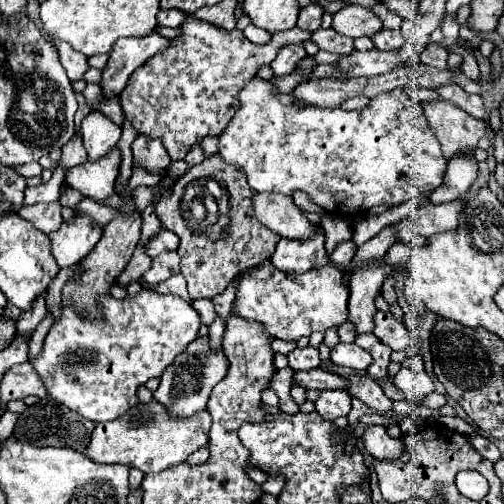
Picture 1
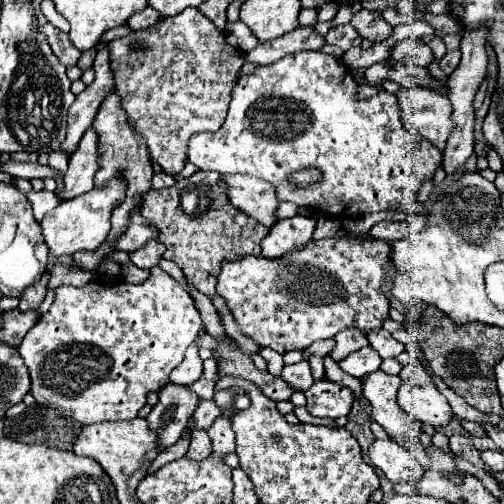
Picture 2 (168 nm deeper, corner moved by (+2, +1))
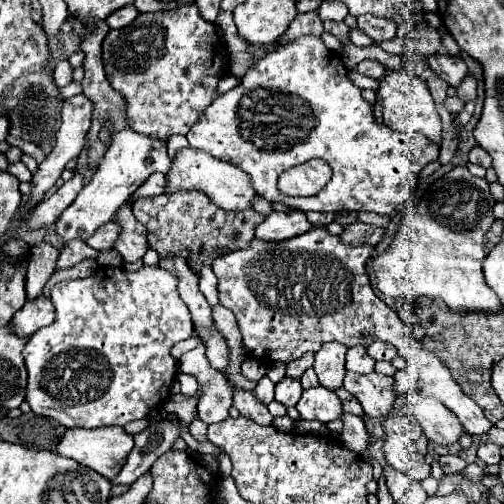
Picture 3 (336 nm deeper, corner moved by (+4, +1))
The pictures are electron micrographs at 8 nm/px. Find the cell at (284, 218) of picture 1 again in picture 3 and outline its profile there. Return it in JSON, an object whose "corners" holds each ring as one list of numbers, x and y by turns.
{"corners":[[194,148,178,150,172,164,170,164,170,170,166,174,164,194,174,194,180,190,204,192,218,208,232,210,232,212,250,208,250,204,256,196,252,186,250,186,250,178,242,170,238,170,236,166,230,166,228,162,222,162,222,160,202,152,202,150,194,150]]}

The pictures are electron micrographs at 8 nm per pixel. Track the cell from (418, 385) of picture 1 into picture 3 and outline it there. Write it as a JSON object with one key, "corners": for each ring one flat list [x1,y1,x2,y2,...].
{"corners":[[412,392,406,396,404,410,412,410,426,438,440,446,448,448,456,444,464,434,464,428,458,422,458,418,454,418,454,414,450,414,450,410,434,398,422,398,416,392]]}

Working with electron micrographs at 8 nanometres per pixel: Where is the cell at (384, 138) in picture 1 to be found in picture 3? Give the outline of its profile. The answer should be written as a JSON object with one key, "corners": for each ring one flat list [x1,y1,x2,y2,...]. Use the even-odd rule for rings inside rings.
{"corners":[[302,36,302,38,296,38,294,42,282,44,282,46,276,48,274,52,266,54,264,58,260,58,260,60,244,74,244,78,240,80,240,84,238,84,236,88,232,88,232,90,228,90,226,94,218,96,216,102,212,102,212,106,208,106,208,110,202,114,202,118,190,128,190,132,186,134,186,138,188,138,190,146,208,152,208,154,214,156,214,158,220,158,220,160,224,160,224,162,230,162,230,164,238,166,242,172,246,172,246,174,250,176,250,182,252,182,252,186,254,186,254,192,256,192,258,196,270,200,270,202,282,202,282,204,286,204,286,206,290,206,290,208,304,210,304,212,308,212,308,210,314,210,314,212,342,212,342,210,350,210,350,212,356,210,356,212,360,212,360,210,366,210,366,212,376,212,376,214,386,214,386,216,398,216,398,214,402,214,406,202,413,200,415,197,420,170,422,170,428,162,438,160,438,150,440,150,440,146,434,144,434,142,430,142,424,134,400,134,400,132,390,130,390,128,384,126,384,124,378,124,378,122,374,120,372,106,362,98,360,90,350,82,342,58,340,58,336,52,328,50,328,48,324,46,324,42,322,42,320,36],[310,158,322,158,322,160,326,160,326,162,330,164,330,168,332,168,332,178,330,178,330,182,328,182,318,194,308,196,308,198,292,198,292,196,286,196,286,194,278,192,278,188,276,188,278,176,280,176,284,170,292,168,292,166,298,166,298,164,302,164,302,162,308,162]]}

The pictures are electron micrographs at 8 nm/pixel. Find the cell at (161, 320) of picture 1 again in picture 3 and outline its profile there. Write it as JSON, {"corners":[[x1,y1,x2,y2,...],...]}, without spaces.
{"corners":[[100,266,96,268,96,272,88,278,76,278,76,280,62,280,58,284,52,286,50,290,50,298,52,304,56,308,56,322,38,330,36,334,30,336,26,348,24,348,24,360,26,360,26,368,28,368,28,386,26,386,26,402,30,404,32,412,38,416,46,416,50,420,56,420,58,424,62,424,64,428,102,428,102,426,124,426,128,422,146,418,148,412,158,406,160,402,164,402,170,394,170,386,176,378,176,370,178,370,178,362,170,356,170,348,180,342,186,340,194,334,194,324,190,318,190,312,186,308,186,304,182,302,182,298,178,296,178,280,162,270,160,266,142,266,136,272,126,272,124,268,114,268,114,266]]}

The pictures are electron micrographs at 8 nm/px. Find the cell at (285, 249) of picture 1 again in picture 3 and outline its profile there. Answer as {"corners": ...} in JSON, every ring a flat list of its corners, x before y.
{"corners":[[300,210,290,212,272,212,264,218,262,224,256,226,256,238,268,240,268,242,280,242,294,236,300,236,308,232,312,224,308,222,306,214]]}

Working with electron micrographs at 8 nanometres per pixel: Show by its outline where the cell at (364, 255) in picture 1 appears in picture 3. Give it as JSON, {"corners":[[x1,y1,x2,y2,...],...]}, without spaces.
{"corners":[[328,342,316,352,314,360,314,372,318,374,318,380,324,388,336,390,342,386,346,368,344,368,344,356,346,356,346,346,338,342]]}

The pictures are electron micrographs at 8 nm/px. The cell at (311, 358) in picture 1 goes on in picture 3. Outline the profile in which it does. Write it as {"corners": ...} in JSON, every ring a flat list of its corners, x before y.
{"corners":[[284,378,282,382,276,384,276,396,274,400,284,404,284,406,296,406,298,400,302,396,302,386,300,386,300,380,296,378]]}

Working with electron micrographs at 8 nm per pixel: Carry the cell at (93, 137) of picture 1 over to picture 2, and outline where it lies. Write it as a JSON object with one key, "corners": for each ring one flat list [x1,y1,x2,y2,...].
{"corners":[[88,128,78,144,78,150,70,156,70,164,64,174,64,190,60,194,62,200,76,198,94,188,92,180,98,170,98,156,98,134,94,128]]}

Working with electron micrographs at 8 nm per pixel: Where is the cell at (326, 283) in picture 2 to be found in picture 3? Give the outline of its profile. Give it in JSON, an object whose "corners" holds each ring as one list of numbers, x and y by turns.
{"corners":[[312,228,312,230,308,230,306,234,300,234,300,236,294,236,294,238,282,240,282,242,262,242,262,240,254,238,254,242,250,242,248,248,234,250,234,252,228,252,226,256,216,258,216,260,212,262,212,270,214,270,216,278,218,278,218,296,220,296,220,304,226,306,226,308,230,308,230,310,234,312,234,316,236,316,236,320,238,320,238,326,240,326,240,332,242,332,244,348,246,348,246,352,248,352,250,356,254,356,256,360,260,360,260,362,268,362,268,364,274,364,274,362,288,364,288,362,292,362,292,360,302,358,306,352,318,352,320,346,326,344,326,342,340,342,340,344,344,344,344,346,348,346,348,348,350,348,350,346,368,346,370,342,376,342,376,340,390,342,390,344,398,350,398,354,406,360,406,366,408,366,410,370,416,372,416,378,410,378,408,394,410,394,410,390,416,390,416,392,422,394,422,396,436,398,438,402,442,402,442,404,444,404,444,406,446,406,446,408,448,408,448,410,450,410,450,412,460,420,460,424,462,424,470,434,476,434,476,436,478,436,478,434,486,434,486,432,492,428,492,424,484,418,482,408,478,408,476,402,472,402,472,400,462,392,462,388,454,382,450,370,440,362,440,358,436,358,430,350,426,350,426,348,422,346,420,340,414,340,414,338,410,336,410,328,400,320,400,316,396,314,396,310,388,308,388,306,386,306,386,304,384,304,384,302,382,302,382,300,372,292,372,288,370,288,370,280,368,280,368,274,366,274,366,260,372,256,372,252,374,252,372,246,346,246,338,236,330,236,330,234,326,232,326,228]]}

